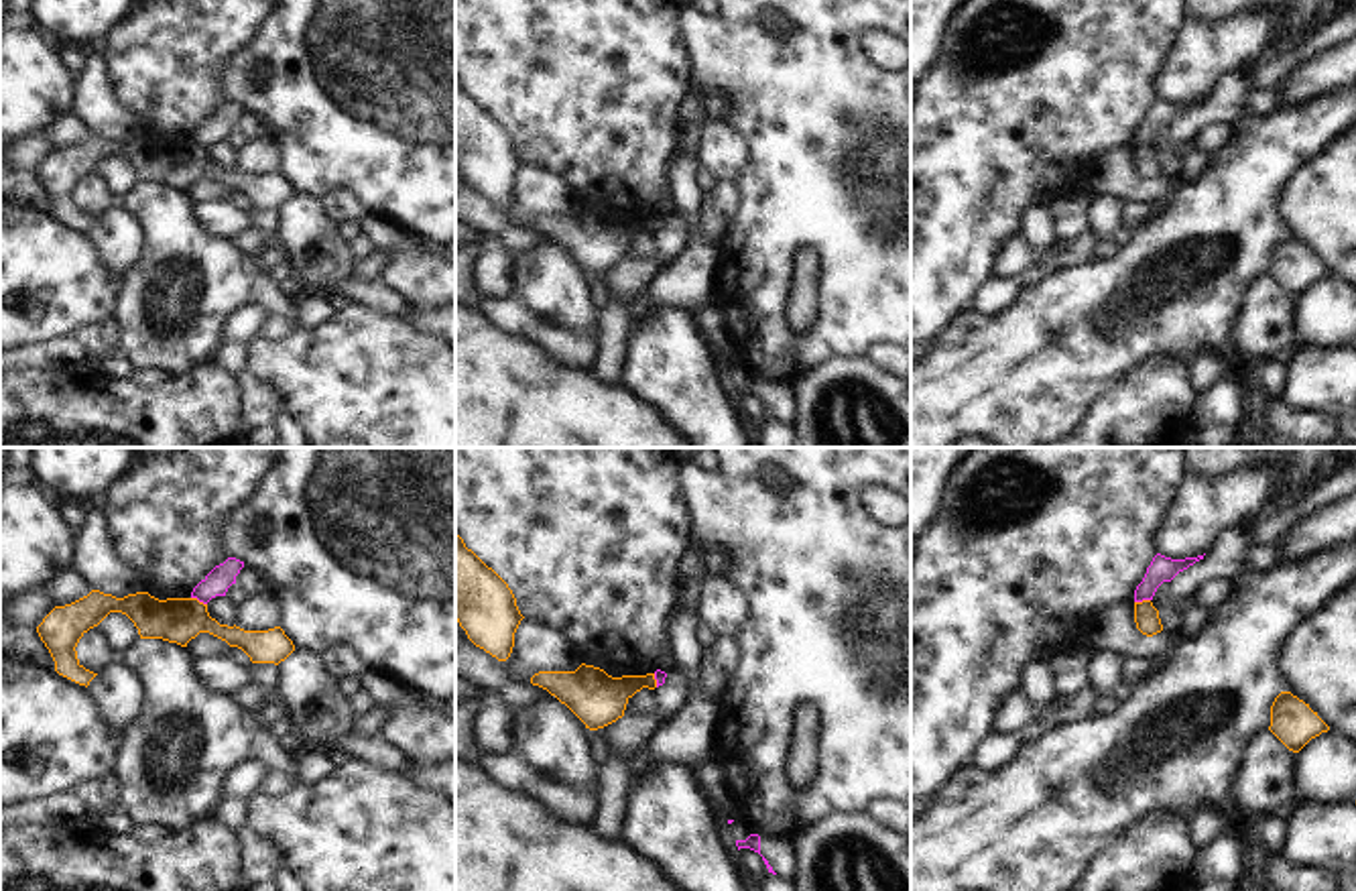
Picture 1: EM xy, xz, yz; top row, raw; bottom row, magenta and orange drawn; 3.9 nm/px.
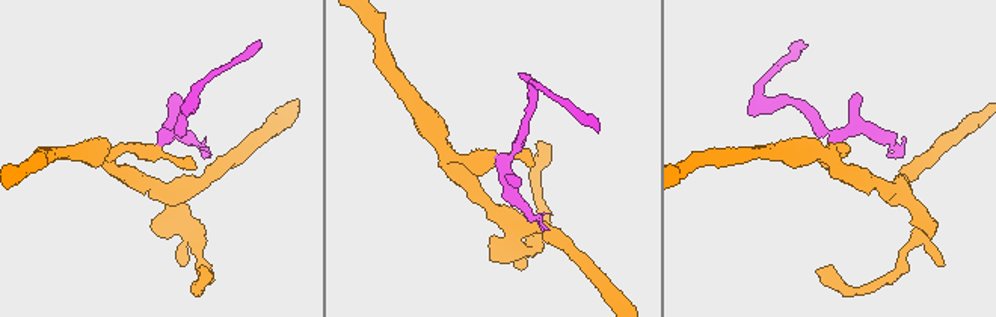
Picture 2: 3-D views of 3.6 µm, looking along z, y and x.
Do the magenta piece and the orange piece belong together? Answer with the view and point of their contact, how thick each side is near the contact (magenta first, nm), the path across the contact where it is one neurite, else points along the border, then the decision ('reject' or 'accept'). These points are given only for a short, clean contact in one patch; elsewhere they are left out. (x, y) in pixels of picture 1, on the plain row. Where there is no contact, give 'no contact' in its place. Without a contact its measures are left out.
meets magenta in xy at (200, 145); 100 nm thick on the magenta side, 180 nm on the other; border along xy (192, 141), (206, 149); reject

